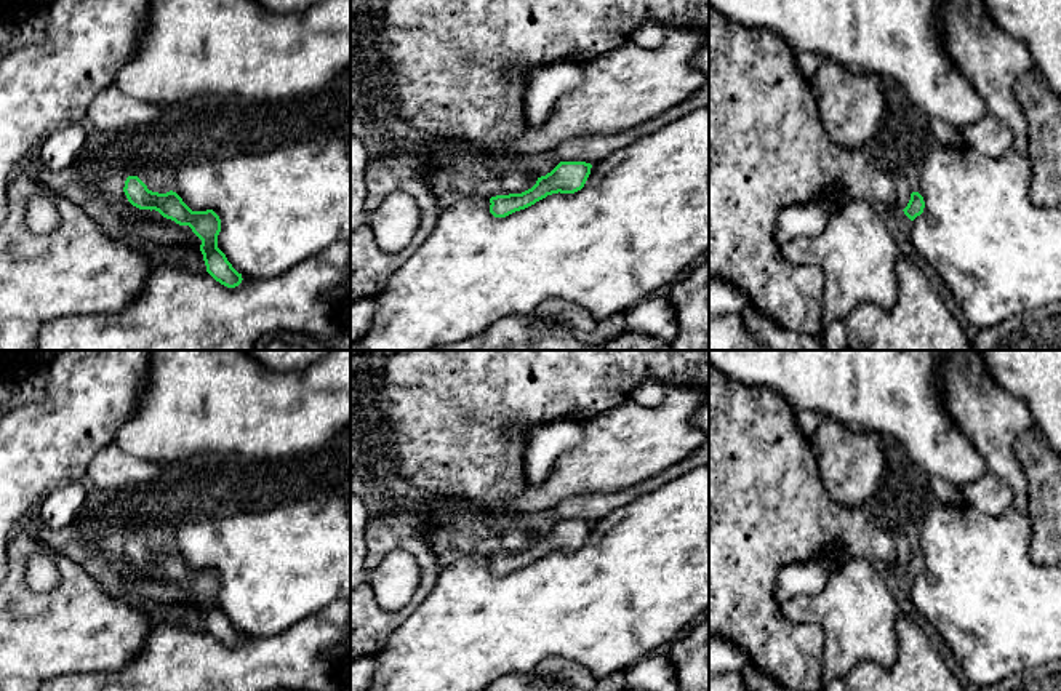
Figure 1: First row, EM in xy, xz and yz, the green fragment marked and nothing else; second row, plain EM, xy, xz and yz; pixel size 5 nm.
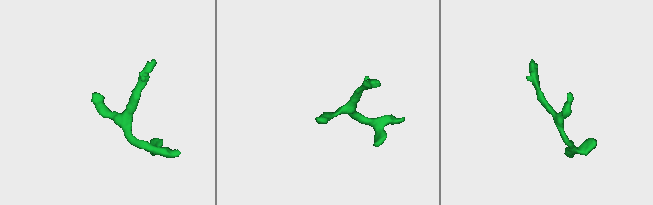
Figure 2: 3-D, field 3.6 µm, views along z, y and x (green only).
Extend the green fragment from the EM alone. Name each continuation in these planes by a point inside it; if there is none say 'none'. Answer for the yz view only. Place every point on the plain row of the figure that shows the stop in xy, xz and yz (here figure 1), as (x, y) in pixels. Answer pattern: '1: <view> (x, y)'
none

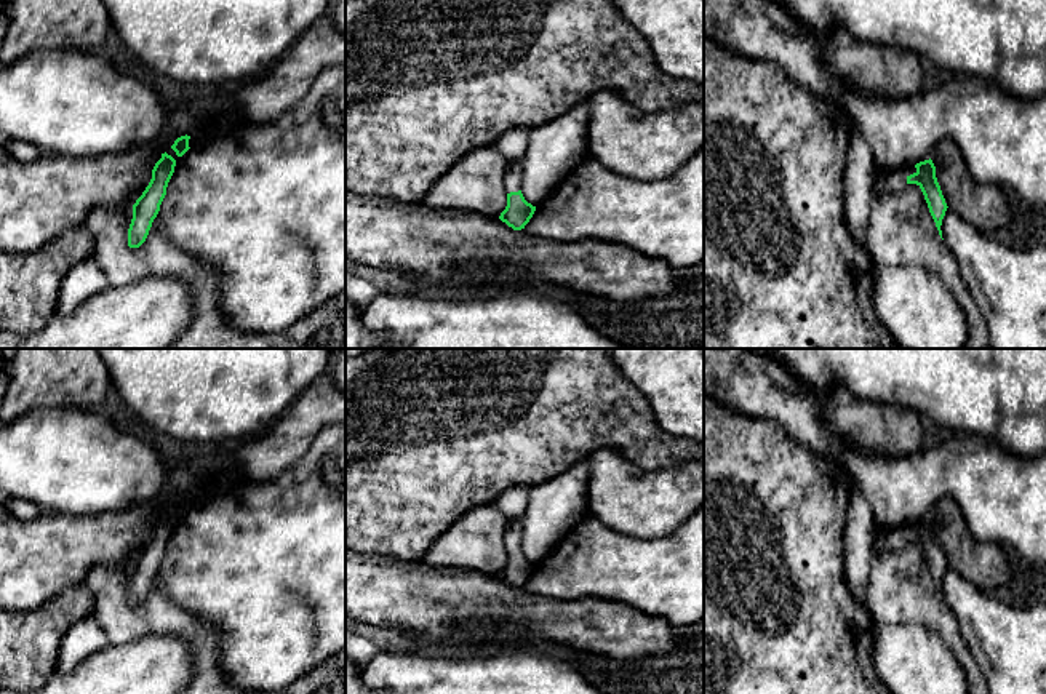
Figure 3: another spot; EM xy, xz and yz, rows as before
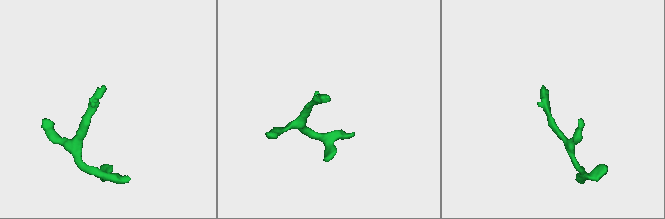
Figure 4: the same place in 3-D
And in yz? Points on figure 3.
1: yz (890, 541)

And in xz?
1: xz (512, 538)

